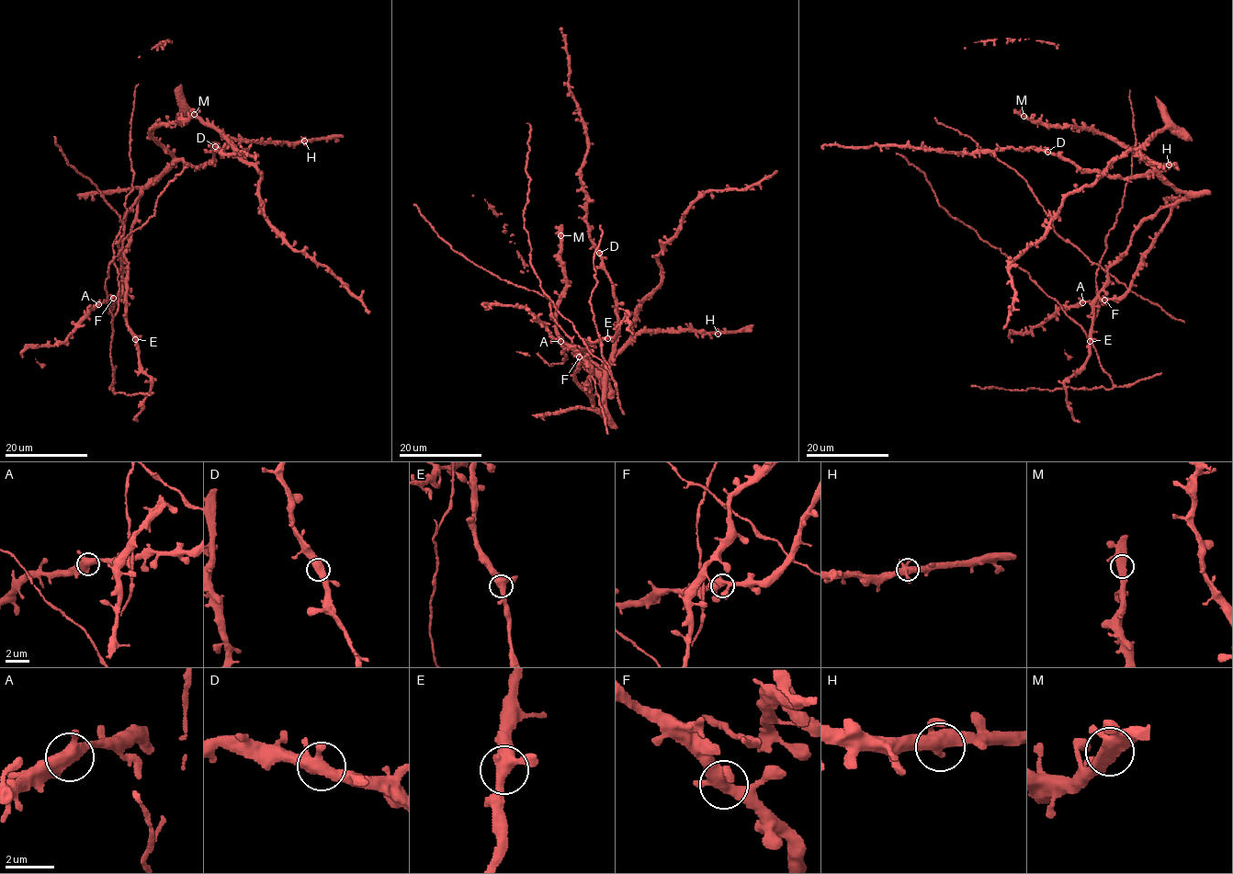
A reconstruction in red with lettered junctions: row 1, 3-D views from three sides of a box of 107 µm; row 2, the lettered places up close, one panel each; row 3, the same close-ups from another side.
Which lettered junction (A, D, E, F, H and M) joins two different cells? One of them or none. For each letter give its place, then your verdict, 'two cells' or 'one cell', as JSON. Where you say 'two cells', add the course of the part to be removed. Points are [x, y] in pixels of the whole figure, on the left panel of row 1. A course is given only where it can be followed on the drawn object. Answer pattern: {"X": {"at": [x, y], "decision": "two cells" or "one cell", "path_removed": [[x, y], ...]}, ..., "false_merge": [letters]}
{"A": {"at": [98, 304], "decision": "one cell"}, "D": {"at": [215, 146], "decision": "one cell"}, "E": {"at": [135, 339], "decision": "one cell"}, "F": {"at": [113, 298], "decision": "one cell"}, "H": {"at": [304, 141], "decision": "one cell"}, "M": {"at": [194, 114], "decision": "one cell"}, "false_merge": []}

